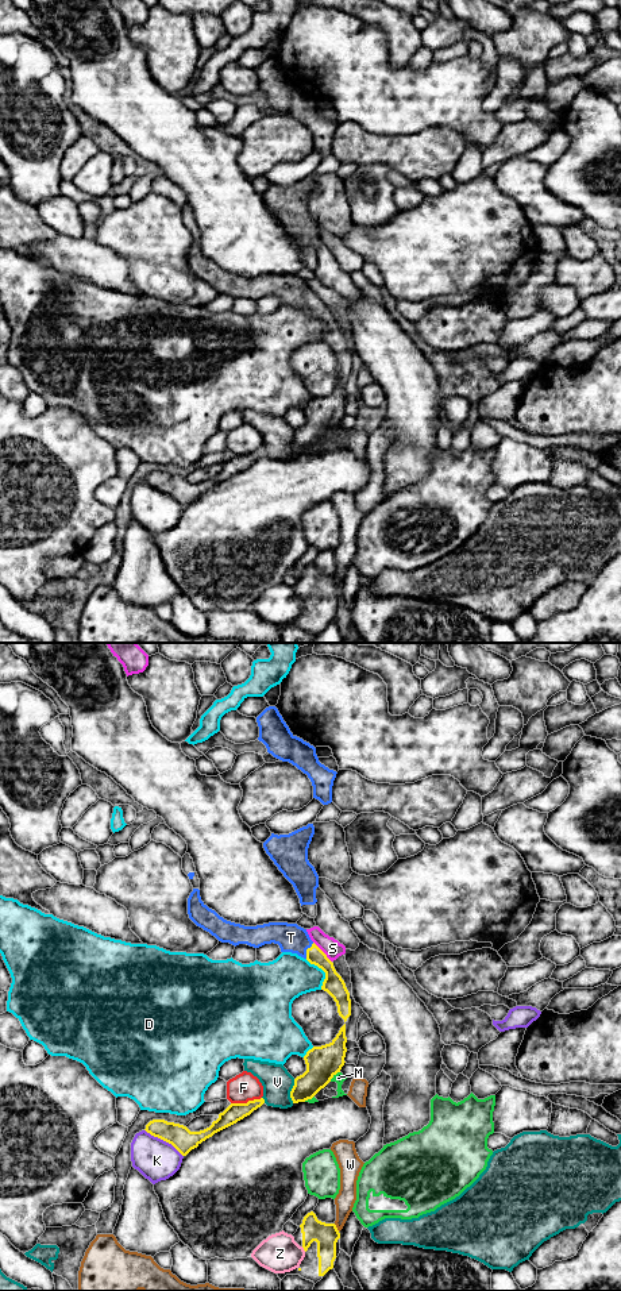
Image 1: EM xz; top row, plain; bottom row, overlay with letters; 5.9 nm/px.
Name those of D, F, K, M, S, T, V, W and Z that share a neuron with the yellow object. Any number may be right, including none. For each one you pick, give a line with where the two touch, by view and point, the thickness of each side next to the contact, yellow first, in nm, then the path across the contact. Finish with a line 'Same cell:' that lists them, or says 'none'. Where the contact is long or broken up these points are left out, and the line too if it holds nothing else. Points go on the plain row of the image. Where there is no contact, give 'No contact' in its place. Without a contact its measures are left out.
T: Touches yellow at xz (307, 303). Thickness 120 nm (yellow) against 170 nm. Path across: xz (332, 335), (330, 322), (307, 303), (290, 289)
Same cell: T

